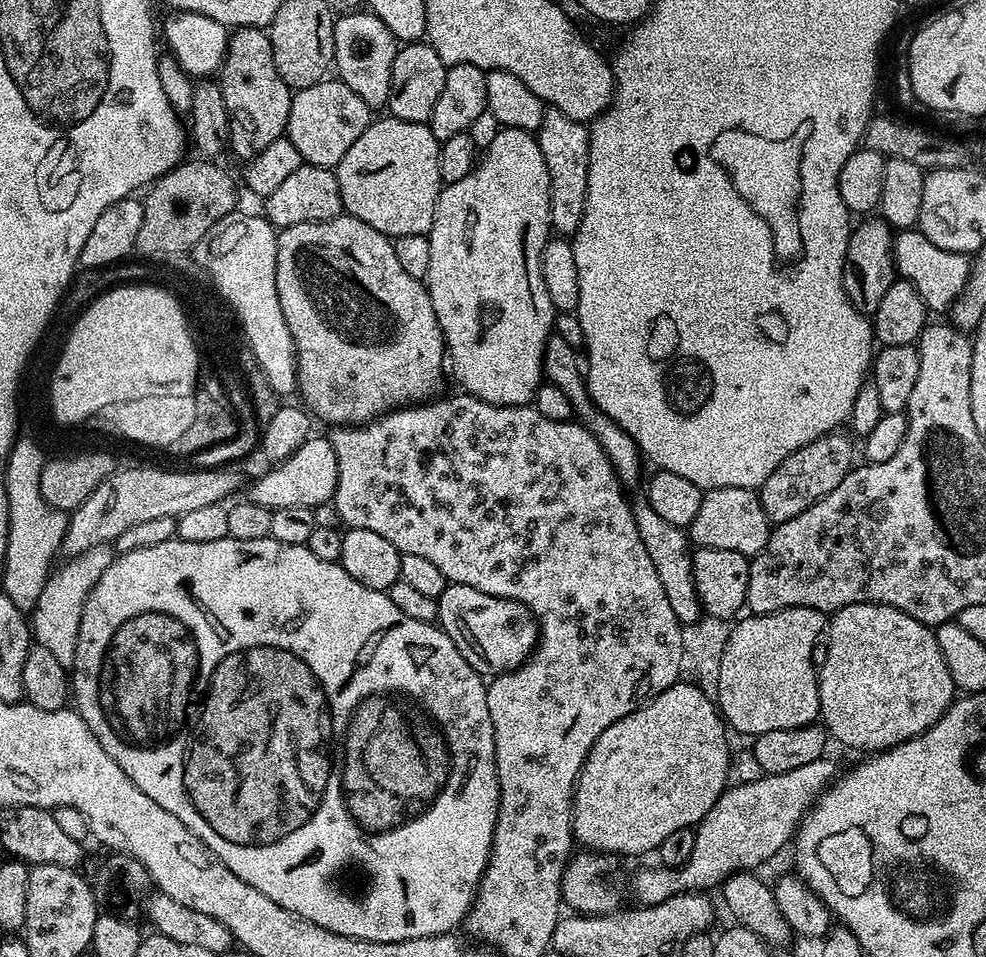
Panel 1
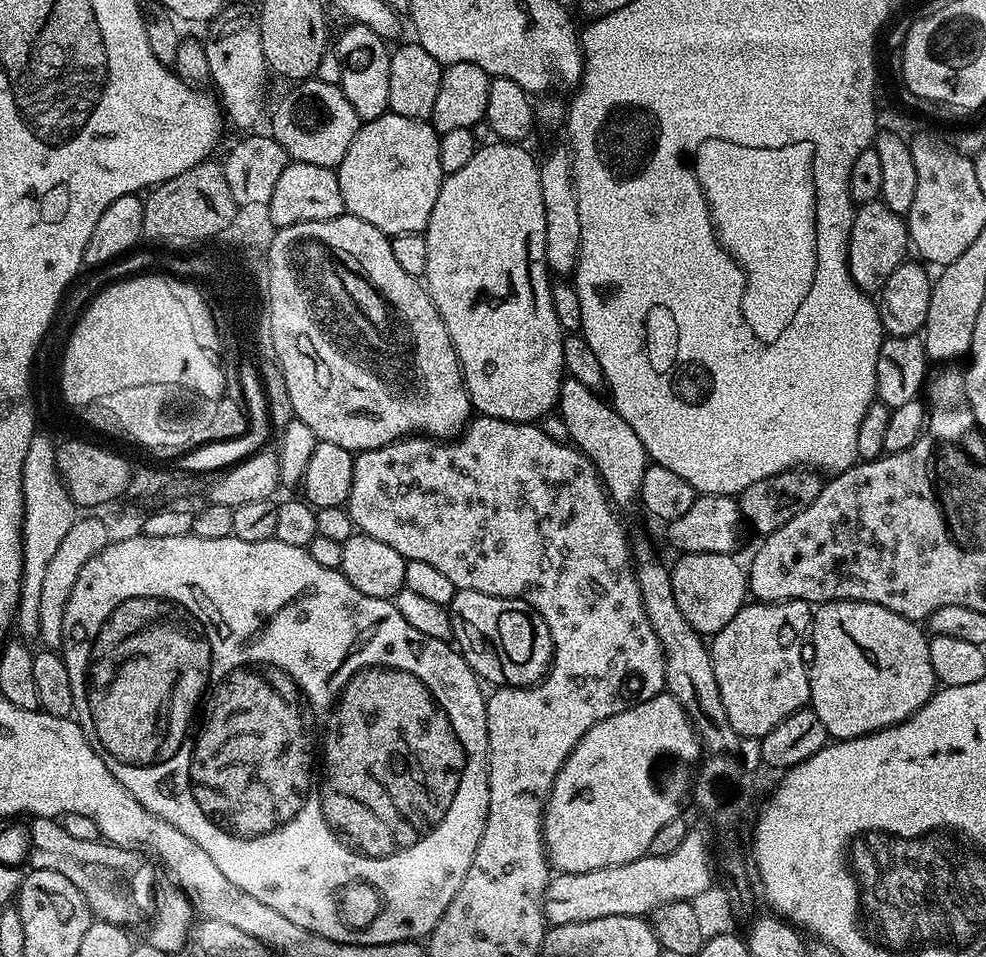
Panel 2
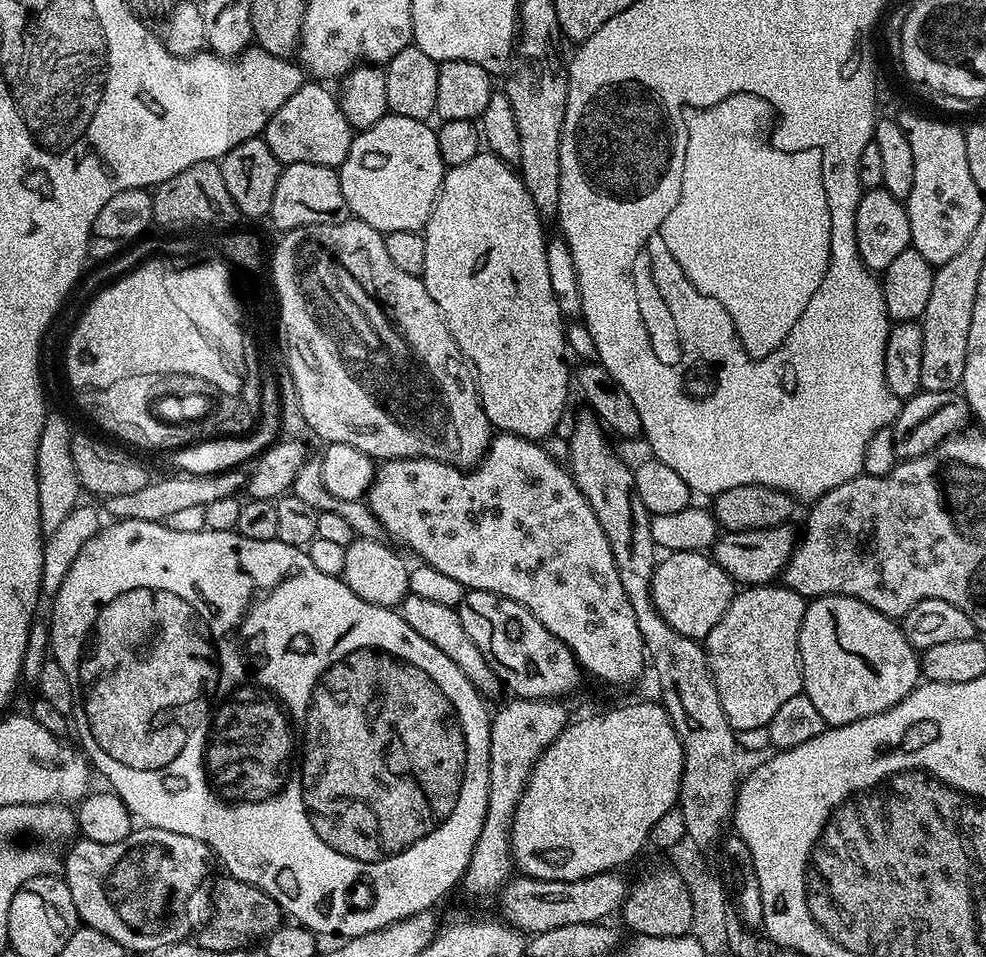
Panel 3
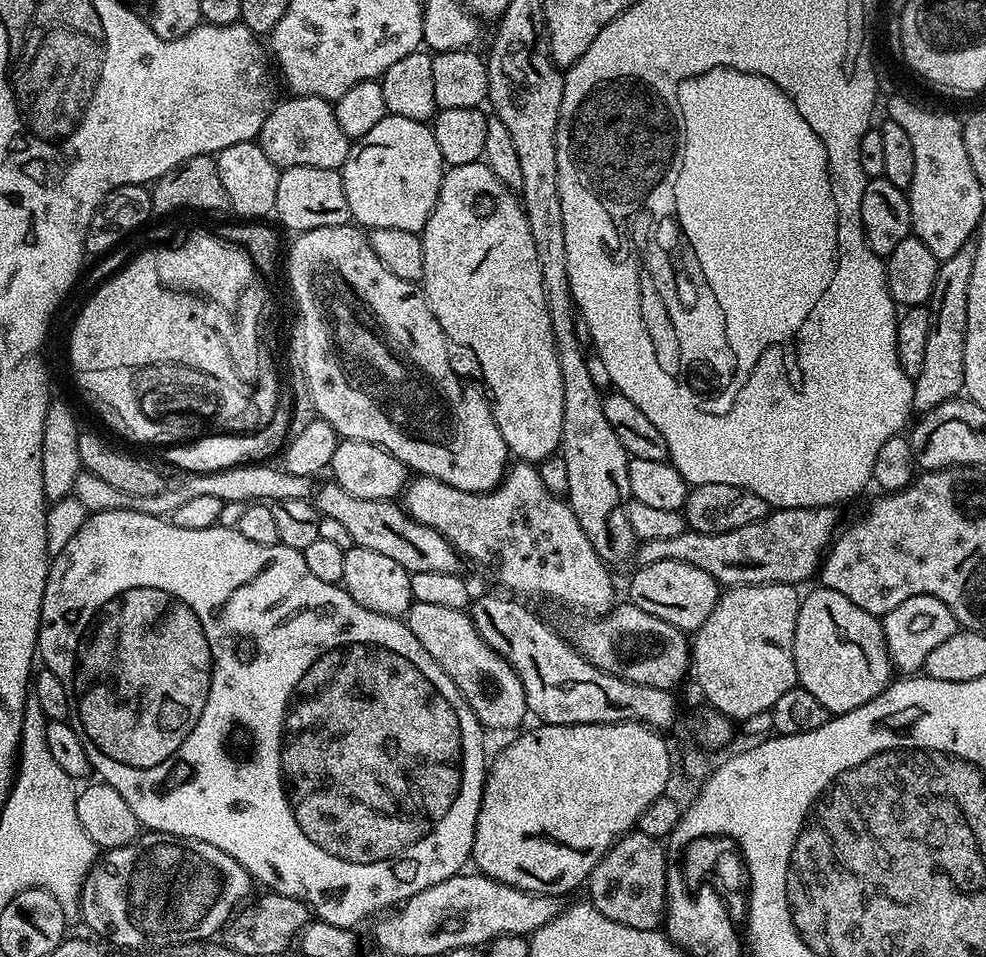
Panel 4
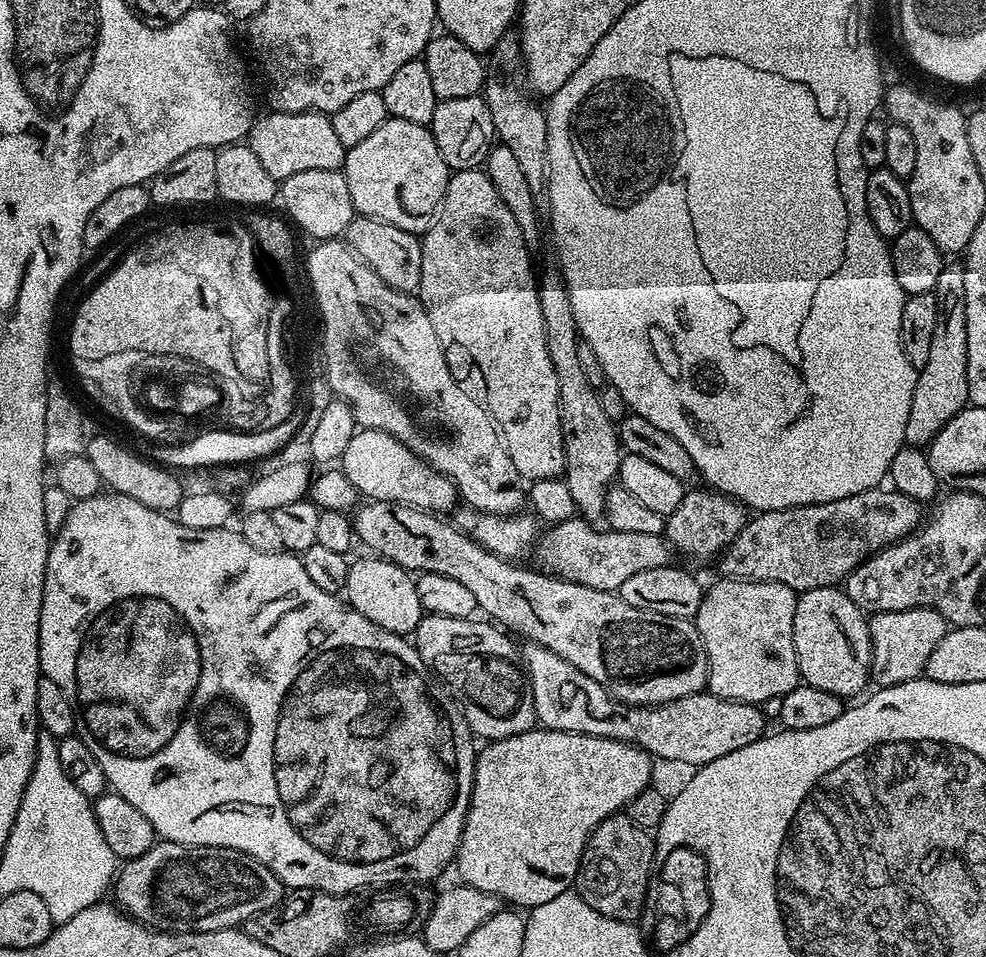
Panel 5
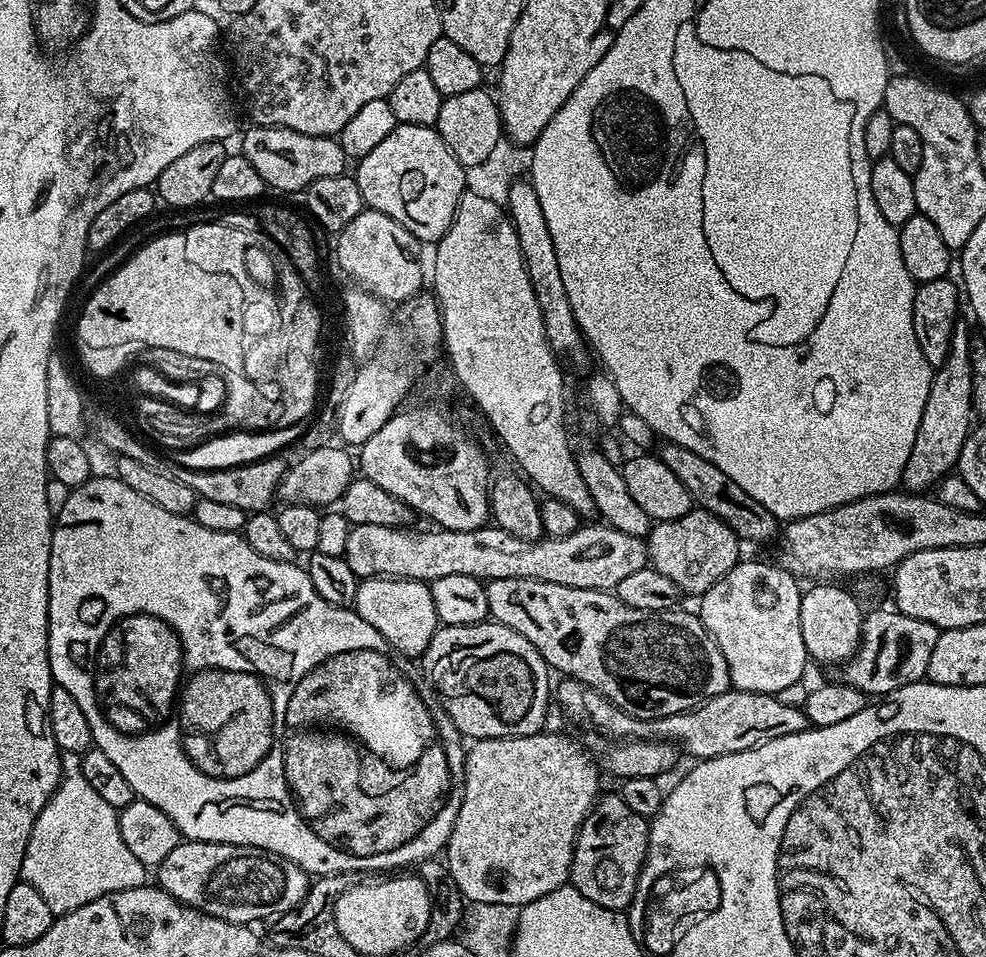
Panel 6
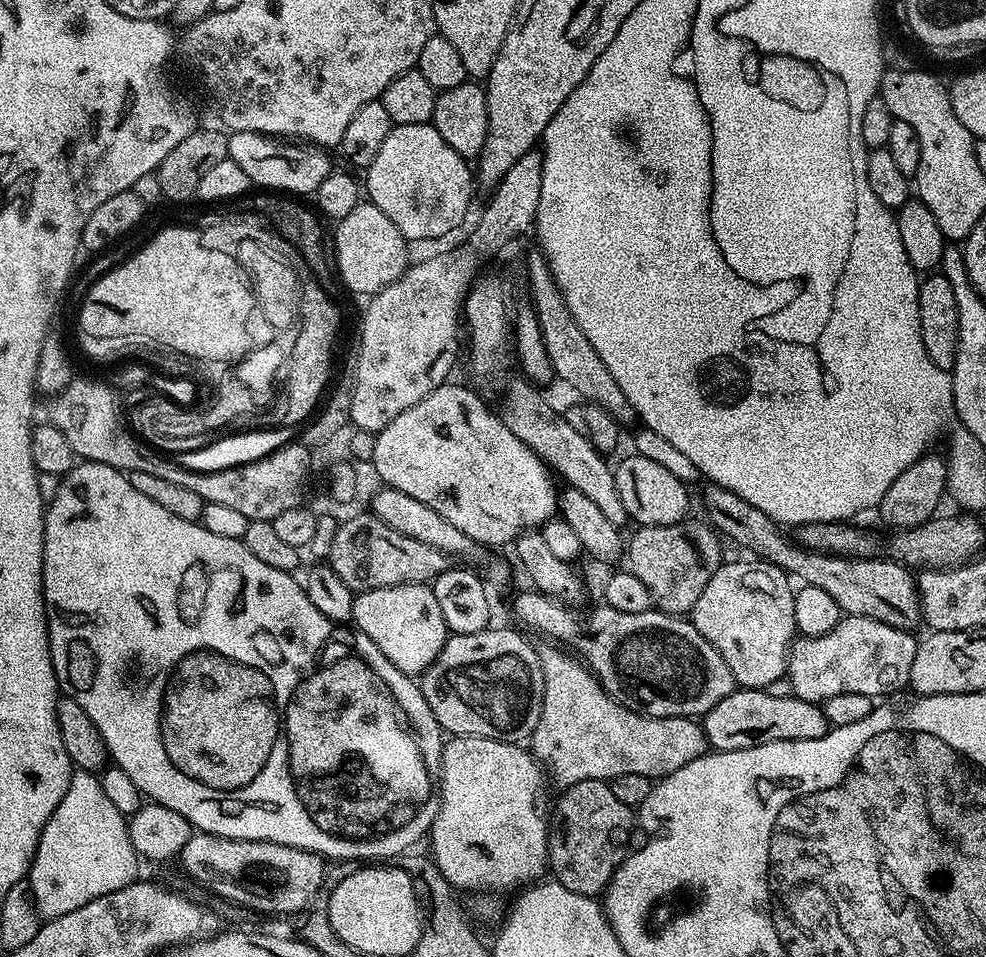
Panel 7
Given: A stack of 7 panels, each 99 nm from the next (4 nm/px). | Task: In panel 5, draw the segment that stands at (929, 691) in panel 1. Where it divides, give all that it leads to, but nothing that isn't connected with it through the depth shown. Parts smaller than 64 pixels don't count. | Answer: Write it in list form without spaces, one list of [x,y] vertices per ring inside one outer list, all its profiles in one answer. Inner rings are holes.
[[[833,586],[799,593],[794,610],[794,646],[803,683],[849,698],[870,680],[872,634],[862,608],[844,590]]]

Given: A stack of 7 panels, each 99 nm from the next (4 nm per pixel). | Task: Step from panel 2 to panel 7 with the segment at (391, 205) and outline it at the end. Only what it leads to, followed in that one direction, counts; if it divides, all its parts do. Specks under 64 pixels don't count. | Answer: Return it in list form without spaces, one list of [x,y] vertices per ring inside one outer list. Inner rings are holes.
[[[432,123],[397,124],[382,142],[378,158],[366,170],[366,196],[398,226],[405,240],[438,238],[458,227],[474,204],[474,172],[468,164],[465,157],[446,146],[446,138],[438,134]]]

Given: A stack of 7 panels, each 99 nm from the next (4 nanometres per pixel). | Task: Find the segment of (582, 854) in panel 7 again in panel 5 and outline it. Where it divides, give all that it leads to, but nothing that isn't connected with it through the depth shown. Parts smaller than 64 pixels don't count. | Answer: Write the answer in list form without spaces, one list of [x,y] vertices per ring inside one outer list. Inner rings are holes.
[[[627,814],[611,816],[592,831],[584,848],[578,894],[606,918],[639,921],[648,899],[648,882],[654,875],[656,863],[653,833]]]

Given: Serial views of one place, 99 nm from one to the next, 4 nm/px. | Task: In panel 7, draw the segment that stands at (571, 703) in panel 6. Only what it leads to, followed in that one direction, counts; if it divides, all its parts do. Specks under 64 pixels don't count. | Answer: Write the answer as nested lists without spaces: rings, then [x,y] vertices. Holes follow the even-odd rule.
[[[740,688],[732,692],[718,706],[714,706],[702,718],[702,727],[709,745],[717,752],[746,750],[750,746],[762,746],[766,742],[783,740],[809,740],[822,738],[830,730],[823,707],[800,700],[794,694],[771,696],[773,693],[759,688]]]

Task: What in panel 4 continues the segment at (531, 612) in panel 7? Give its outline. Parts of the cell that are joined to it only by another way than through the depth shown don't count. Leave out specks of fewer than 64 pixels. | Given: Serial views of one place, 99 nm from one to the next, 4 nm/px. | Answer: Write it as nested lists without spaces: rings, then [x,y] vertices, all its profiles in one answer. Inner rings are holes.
[[[327,482],[315,489],[314,503],[321,516],[335,518],[350,533],[353,545],[357,548],[375,550],[386,558],[398,562],[408,573],[422,570],[438,570],[439,572],[461,571],[462,557],[455,546],[438,530],[420,524],[413,516],[408,515],[395,499],[379,500],[378,498],[354,498],[342,490],[335,482]],[[630,602],[617,603],[604,616],[583,622],[585,624],[576,632],[574,647],[594,666],[598,666],[598,670],[638,686],[658,686],[669,690],[675,689],[675,684],[684,675],[689,675],[689,637],[682,629],[670,626],[670,622],[662,622],[662,618],[646,614],[646,610],[638,610],[638,606]]]

